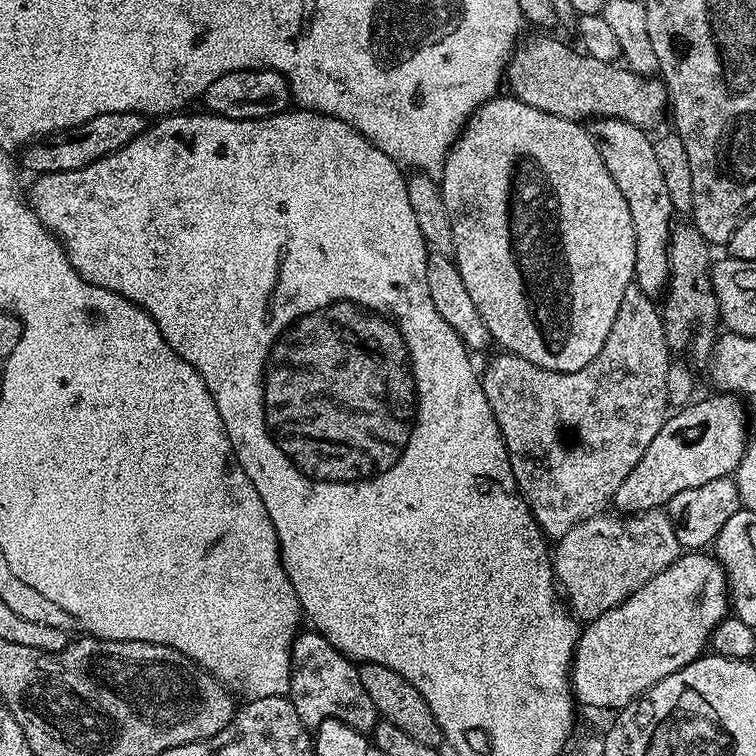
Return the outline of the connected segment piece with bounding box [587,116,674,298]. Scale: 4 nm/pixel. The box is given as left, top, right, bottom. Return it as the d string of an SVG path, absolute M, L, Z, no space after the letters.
M597 116L587 129L602 154L602 162L606 162L606 170L610 170L610 178L614 178L614 186L622 190L622 198L630 206L630 222L634 222L634 282L647 296L659 297L670 279L668 243L674 227L674 209L662 178L662 166L658 166L653 137L643 128L622 122L622 118Z

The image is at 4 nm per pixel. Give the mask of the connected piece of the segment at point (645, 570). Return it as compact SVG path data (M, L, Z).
M667 511L608 515L591 516L581 524L575 524L554 544L554 575L559 591L572 615L584 622L596 620L602 614L606 614L606 610L617 608L623 600L630 598L630 594L646 586L646 582L650 582L654 574L666 570L666 566L673 564L682 555L680 543L674 534L674 526Z

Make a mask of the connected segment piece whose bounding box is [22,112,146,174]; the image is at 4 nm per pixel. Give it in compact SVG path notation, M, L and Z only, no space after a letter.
M115 112L114 114L98 114L90 118L90 122L82 122L66 132L54 132L51 136L37 139L23 149L24 164L32 174L45 172L69 172L82 170L134 142L138 134L142 134L146 120L138 112Z

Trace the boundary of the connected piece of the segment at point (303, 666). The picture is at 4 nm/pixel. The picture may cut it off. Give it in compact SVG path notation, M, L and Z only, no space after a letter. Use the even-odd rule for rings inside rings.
M315 630L301 631L292 643L288 696L294 710L298 710L298 718L302 718L309 730L315 730L324 720L337 720L347 728L368 734L378 723L374 702L370 702L370 694L366 694L360 681L359 667L343 656L321 632Z

